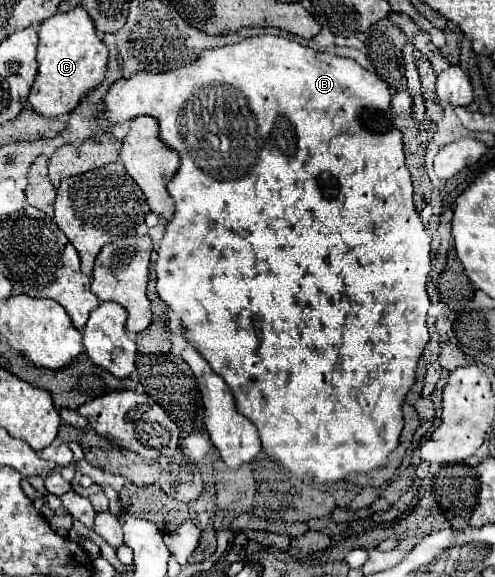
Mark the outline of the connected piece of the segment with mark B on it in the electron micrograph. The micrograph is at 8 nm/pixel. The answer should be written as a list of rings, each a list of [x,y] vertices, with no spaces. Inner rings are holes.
[[[257,35],[257,37],[243,37],[237,43],[231,45],[221,45],[221,47],[213,47],[203,51],[195,61],[165,71],[165,73],[145,73],[139,71],[135,75],[131,75],[129,79],[119,79],[115,85],[109,87],[109,91],[105,93],[103,101],[101,101],[101,115],[93,117],[99,119],[99,123],[109,123],[109,125],[119,125],[129,121],[131,117],[137,115],[149,115],[159,123],[159,139],[171,147],[171,151],[179,153],[181,157],[181,165],[179,171],[173,175],[173,179],[167,183],[167,191],[175,201],[175,215],[169,221],[165,235],[161,239],[161,247],[157,251],[157,293],[159,297],[177,313],[177,317],[181,319],[181,323],[187,327],[189,331],[189,339],[195,343],[197,351],[209,361],[209,365],[213,367],[213,371],[231,387],[235,401],[237,401],[237,409],[249,417],[257,429],[259,429],[259,437],[263,447],[275,457],[279,459],[289,471],[293,471],[299,479],[311,479],[315,483],[331,483],[331,481],[341,481],[345,475],[349,473],[367,473],[375,467],[381,467],[387,463],[389,453],[397,447],[399,443],[399,435],[403,429],[403,413],[401,413],[401,405],[405,401],[407,391],[413,387],[415,383],[415,371],[417,371],[417,361],[429,341],[429,333],[427,333],[427,309],[429,309],[429,297],[425,291],[425,283],[427,283],[427,273],[431,271],[431,247],[429,247],[429,237],[423,229],[423,223],[419,219],[419,213],[415,211],[413,205],[413,183],[409,177],[409,171],[405,167],[405,155],[403,155],[403,141],[401,141],[401,131],[395,127],[393,123],[393,115],[391,115],[391,93],[389,87],[383,79],[379,79],[375,73],[367,71],[365,67],[361,67],[355,59],[349,57],[339,57],[339,55],[331,55],[331,53],[319,53],[313,51],[311,47],[305,47],[297,41],[285,39],[285,37],[275,37],[275,35]]]

